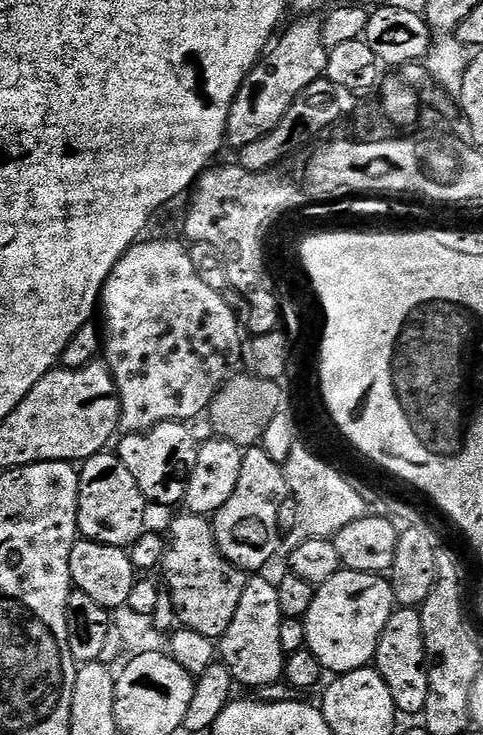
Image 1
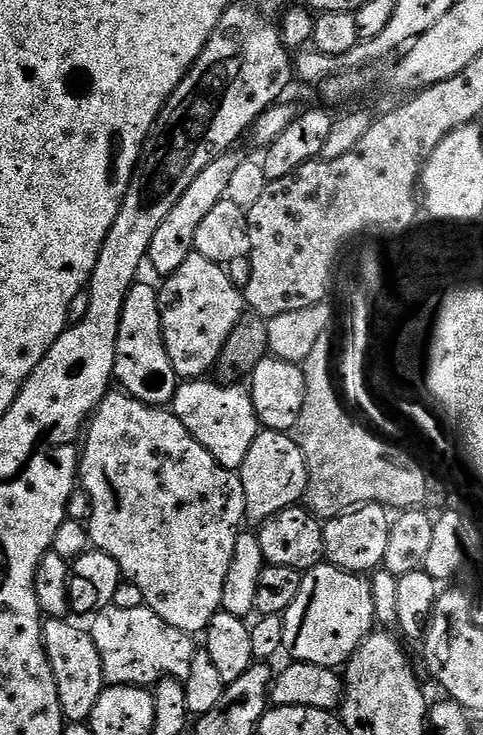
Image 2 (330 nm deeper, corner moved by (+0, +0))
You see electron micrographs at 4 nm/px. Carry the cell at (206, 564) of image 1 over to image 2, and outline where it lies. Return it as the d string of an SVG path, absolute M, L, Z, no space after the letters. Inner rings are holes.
M112 390L104 397L103 404L92 413L86 425L86 439L83 441L80 453L78 476L82 481L83 491L87 492L92 502L92 514L86 521L91 543L99 551L110 554L116 559L121 573L142 590L145 605L152 608L166 623L189 634L203 633L217 612L221 611L224 603L226 576L230 574L230 562L234 558L236 539L246 524L244 514L246 494L242 488L239 471L223 468L214 454L192 436L190 430L176 417L175 412L164 406L145 404L143 400L138 399L127 390Z

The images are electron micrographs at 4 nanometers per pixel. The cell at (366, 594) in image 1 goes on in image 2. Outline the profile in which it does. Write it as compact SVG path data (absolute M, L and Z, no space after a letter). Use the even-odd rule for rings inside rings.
M327 562L307 569L303 577L302 590L298 590L298 598L294 598L288 611L283 613L286 641L290 642L290 652L292 648L291 659L302 664L343 669L362 641L372 635L374 625L377 623L370 583L363 575L347 572Z

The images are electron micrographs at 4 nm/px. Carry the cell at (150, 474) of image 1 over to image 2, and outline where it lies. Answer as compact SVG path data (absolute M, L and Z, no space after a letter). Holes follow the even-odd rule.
M138 282L126 294L126 302L120 315L112 375L123 389L143 400L145 404L168 406L176 396L178 377L174 362L164 345L162 322L157 285Z

